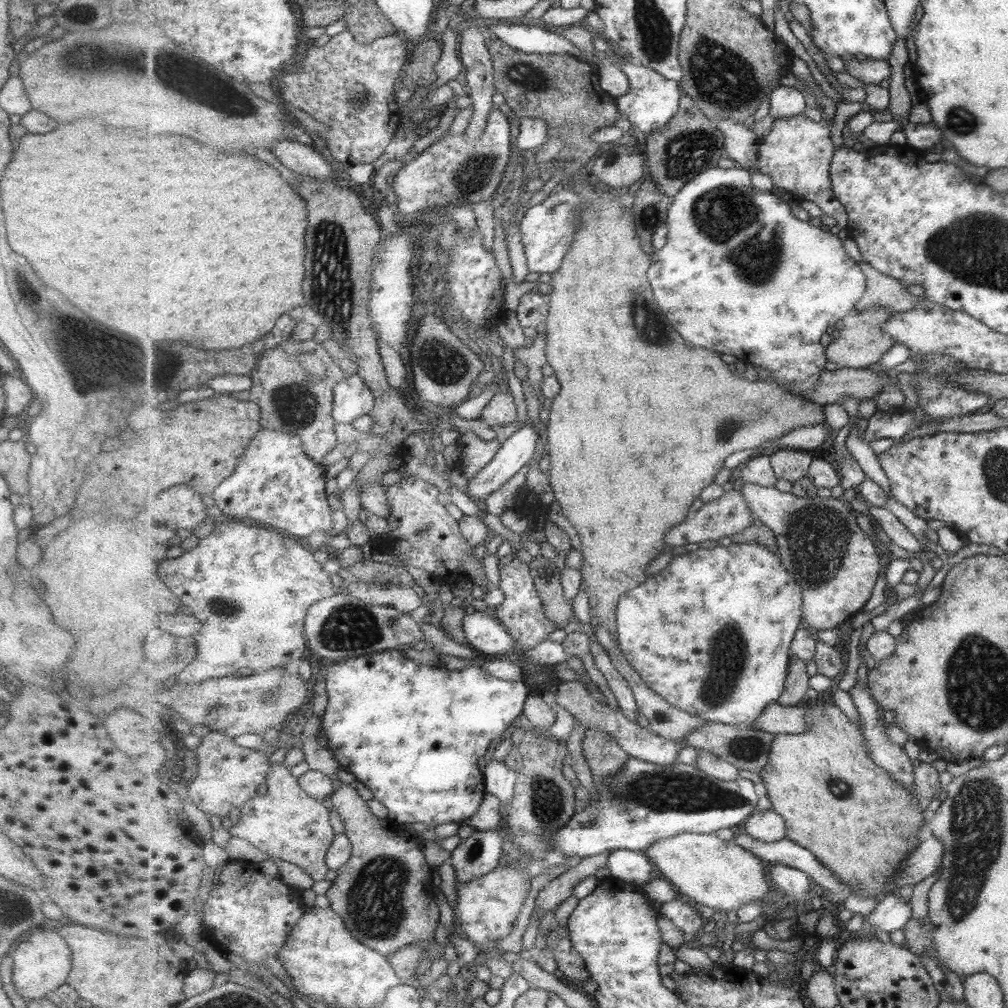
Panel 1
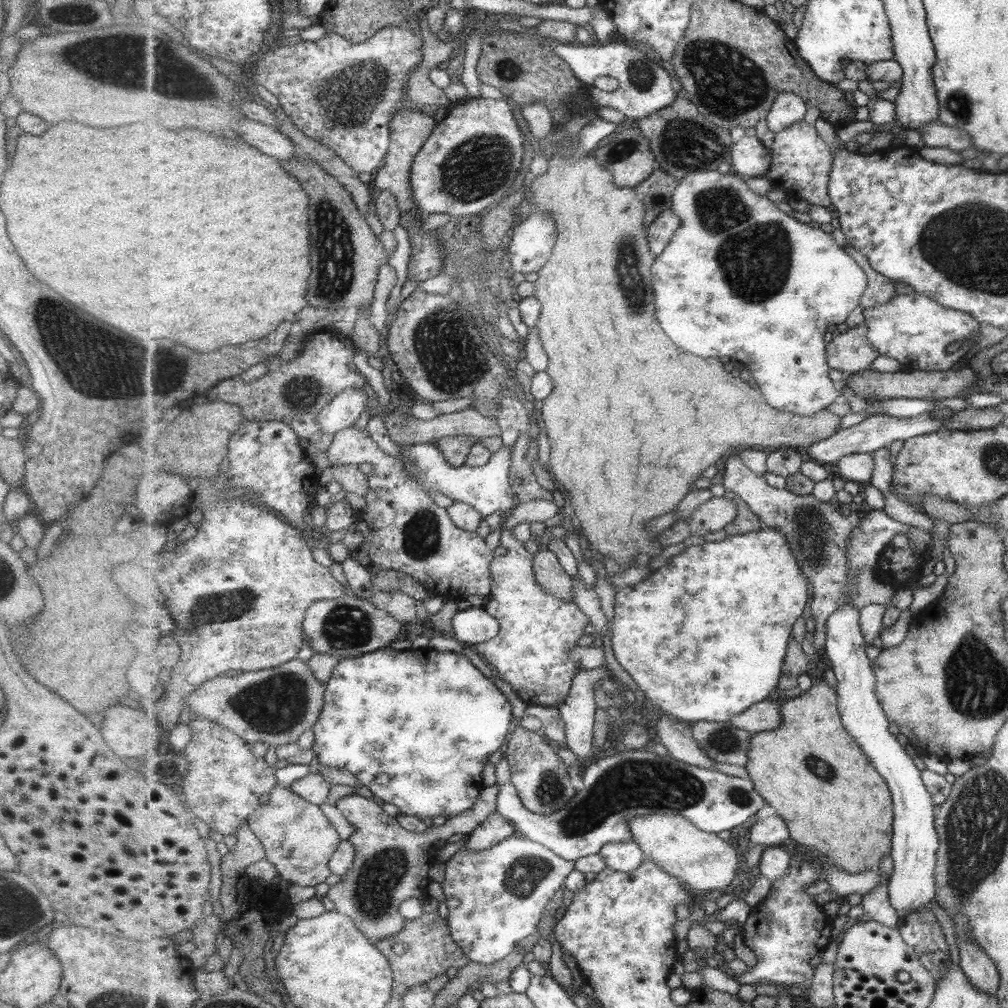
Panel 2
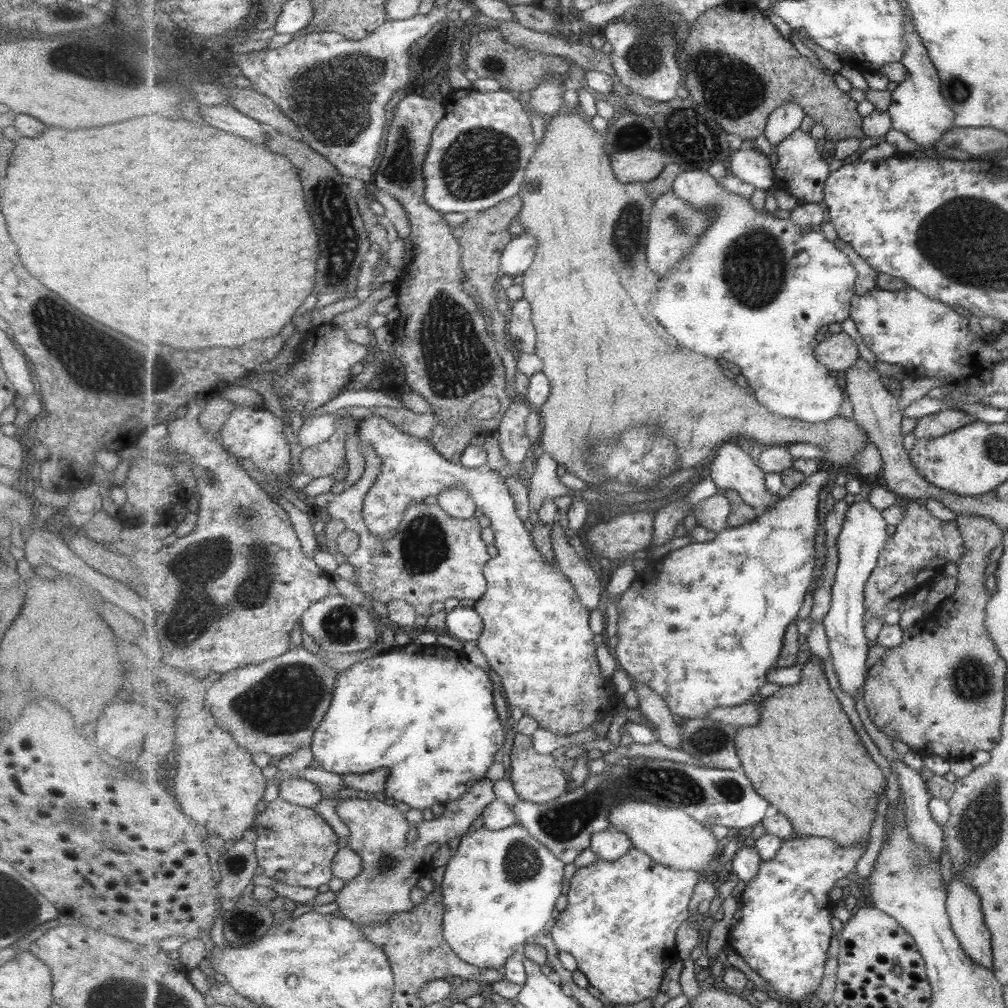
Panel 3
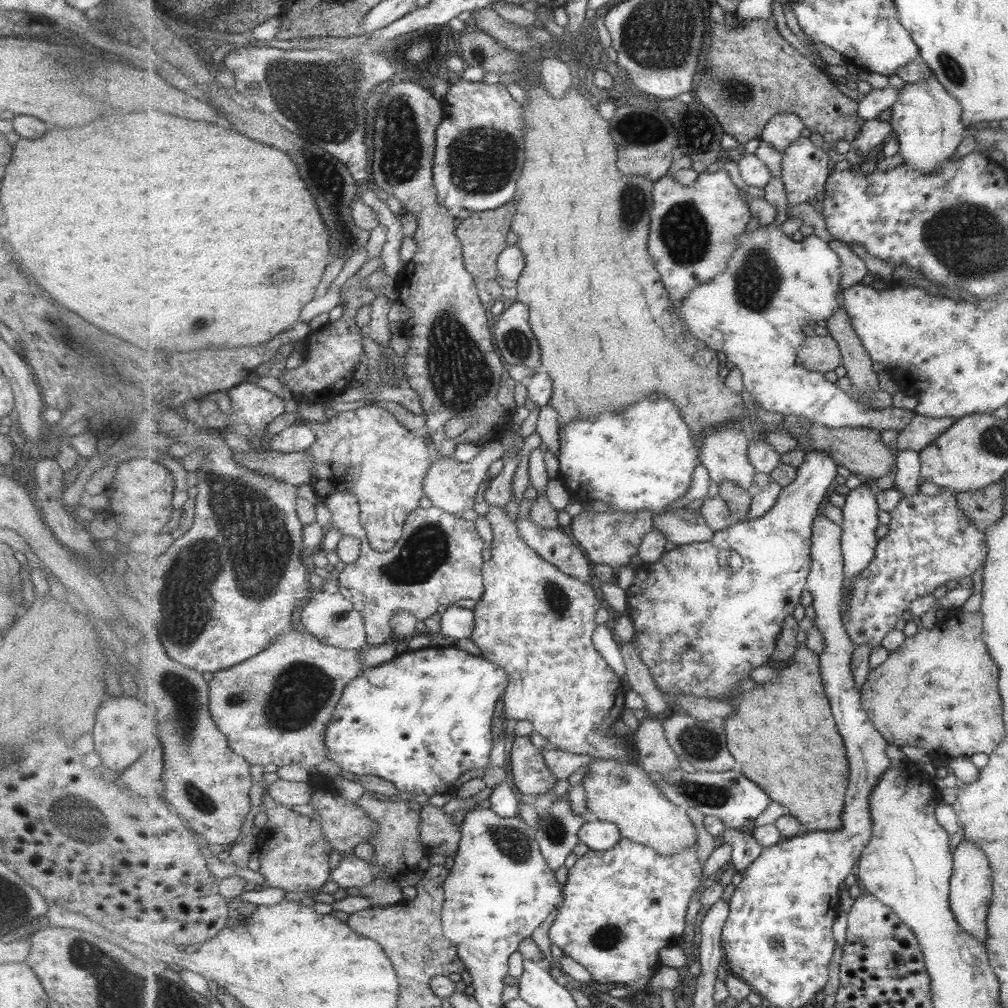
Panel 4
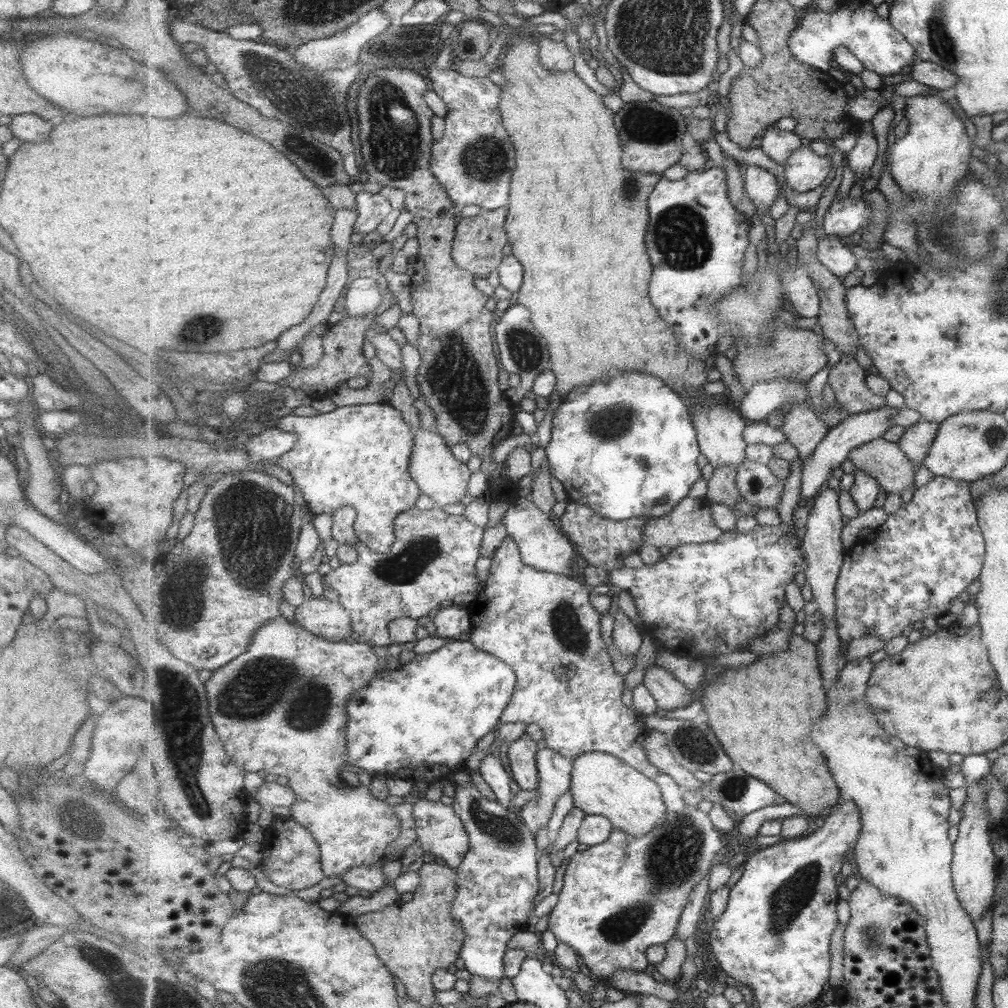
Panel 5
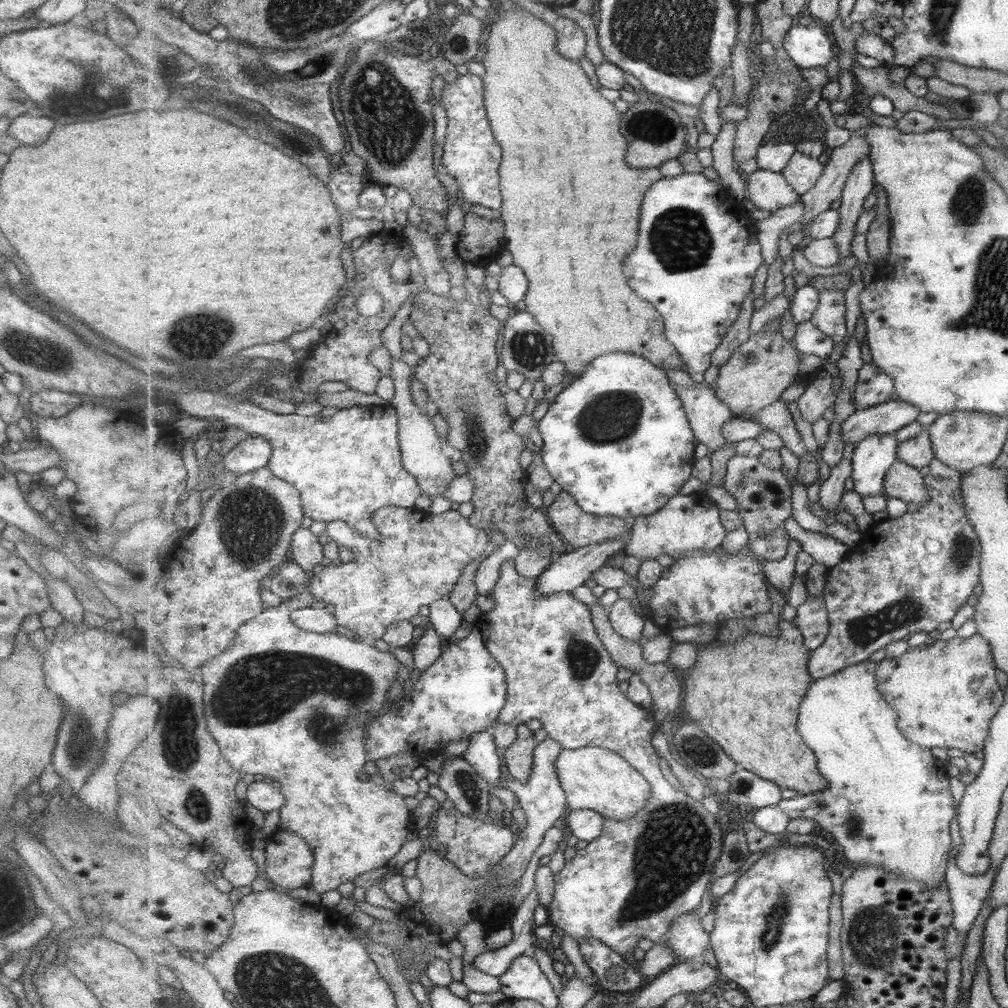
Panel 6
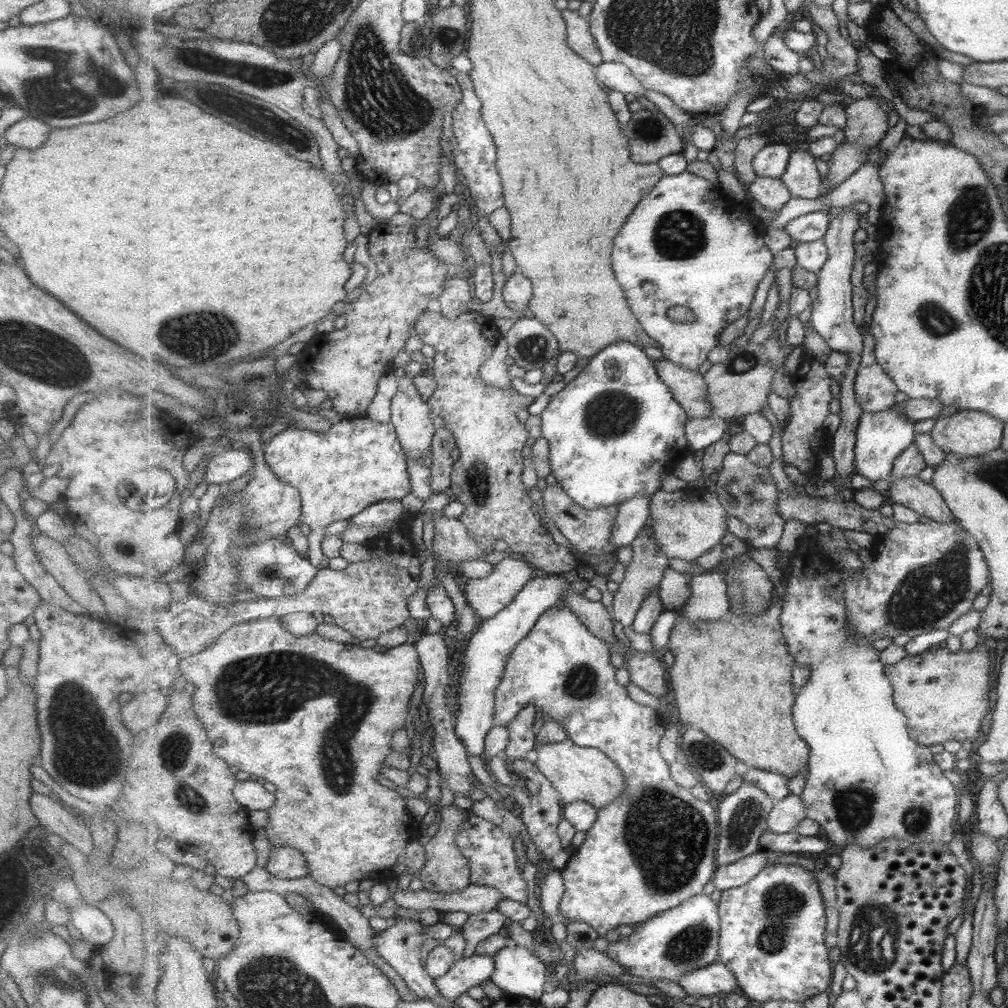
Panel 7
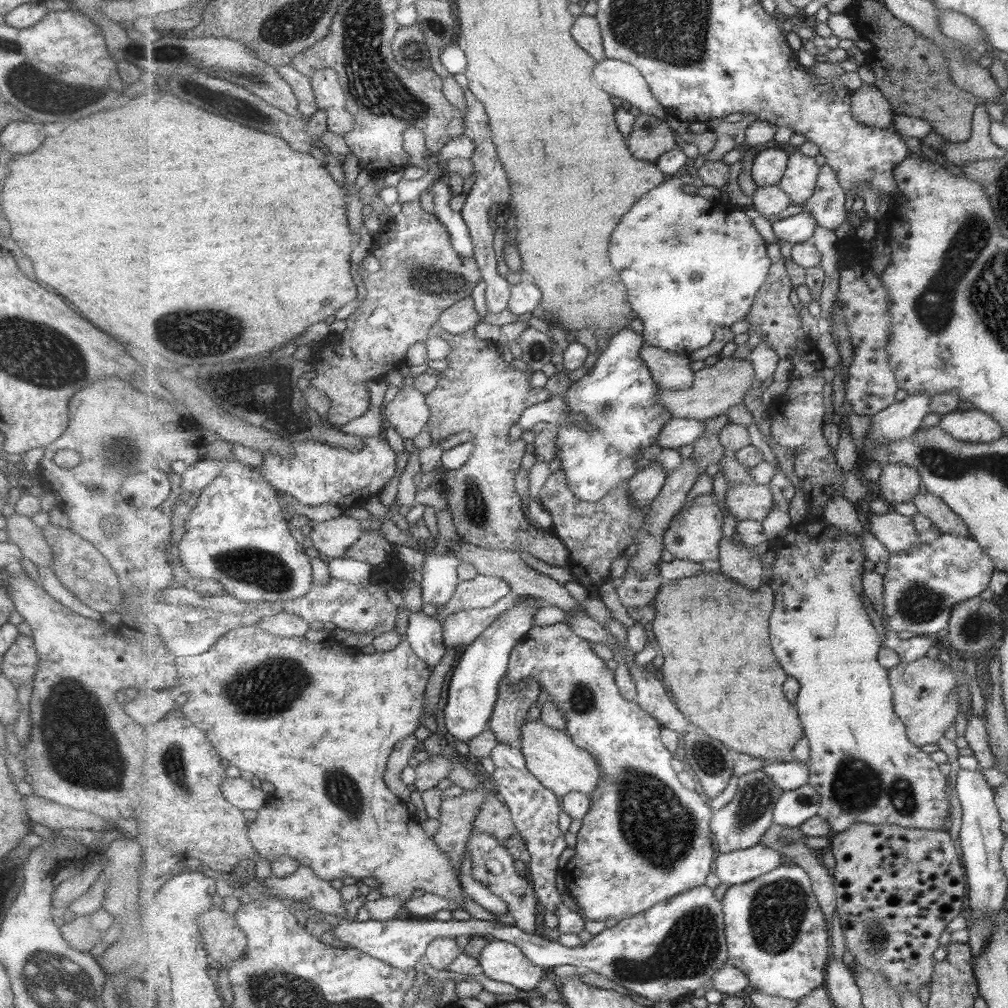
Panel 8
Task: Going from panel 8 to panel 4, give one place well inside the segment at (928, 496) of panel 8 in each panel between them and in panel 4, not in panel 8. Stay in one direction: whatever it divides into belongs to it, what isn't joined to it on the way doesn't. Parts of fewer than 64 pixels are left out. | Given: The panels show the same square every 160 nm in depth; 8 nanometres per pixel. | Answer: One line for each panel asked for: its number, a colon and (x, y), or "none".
4: (862, 451)
5: (887, 462)
6: (903, 481)
7: (924, 498)

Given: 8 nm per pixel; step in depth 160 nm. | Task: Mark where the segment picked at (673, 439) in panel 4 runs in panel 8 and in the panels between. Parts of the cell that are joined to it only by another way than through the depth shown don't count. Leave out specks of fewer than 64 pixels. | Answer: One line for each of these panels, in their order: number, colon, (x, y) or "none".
5: (629, 448)
6: (618, 439)
7: (617, 427)
8: (618, 393)

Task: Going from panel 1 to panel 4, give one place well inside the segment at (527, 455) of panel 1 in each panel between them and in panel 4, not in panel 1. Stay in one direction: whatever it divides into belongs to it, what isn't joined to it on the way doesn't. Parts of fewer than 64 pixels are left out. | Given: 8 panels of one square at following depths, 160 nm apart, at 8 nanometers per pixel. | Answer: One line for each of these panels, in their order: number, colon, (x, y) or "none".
2: (488, 488)
3: (536, 637)
4: (537, 622)

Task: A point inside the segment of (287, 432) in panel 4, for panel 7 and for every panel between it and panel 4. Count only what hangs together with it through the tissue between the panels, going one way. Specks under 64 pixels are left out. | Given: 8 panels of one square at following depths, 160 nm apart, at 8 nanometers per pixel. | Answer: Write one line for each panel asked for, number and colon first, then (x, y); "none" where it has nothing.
5: (267, 446)
6: (255, 453)
7: (229, 465)

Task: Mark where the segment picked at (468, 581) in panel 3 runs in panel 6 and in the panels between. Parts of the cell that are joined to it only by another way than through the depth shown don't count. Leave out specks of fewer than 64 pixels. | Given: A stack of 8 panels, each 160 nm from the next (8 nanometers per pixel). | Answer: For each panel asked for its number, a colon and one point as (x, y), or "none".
4: (439, 560)
5: (434, 559)
6: (418, 558)

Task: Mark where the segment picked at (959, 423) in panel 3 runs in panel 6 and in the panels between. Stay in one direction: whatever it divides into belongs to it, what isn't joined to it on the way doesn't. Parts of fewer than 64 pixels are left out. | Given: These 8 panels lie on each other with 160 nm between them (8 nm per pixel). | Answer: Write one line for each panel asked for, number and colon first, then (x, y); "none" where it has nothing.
4: (922, 431)
5: (917, 441)
6: (918, 451)

